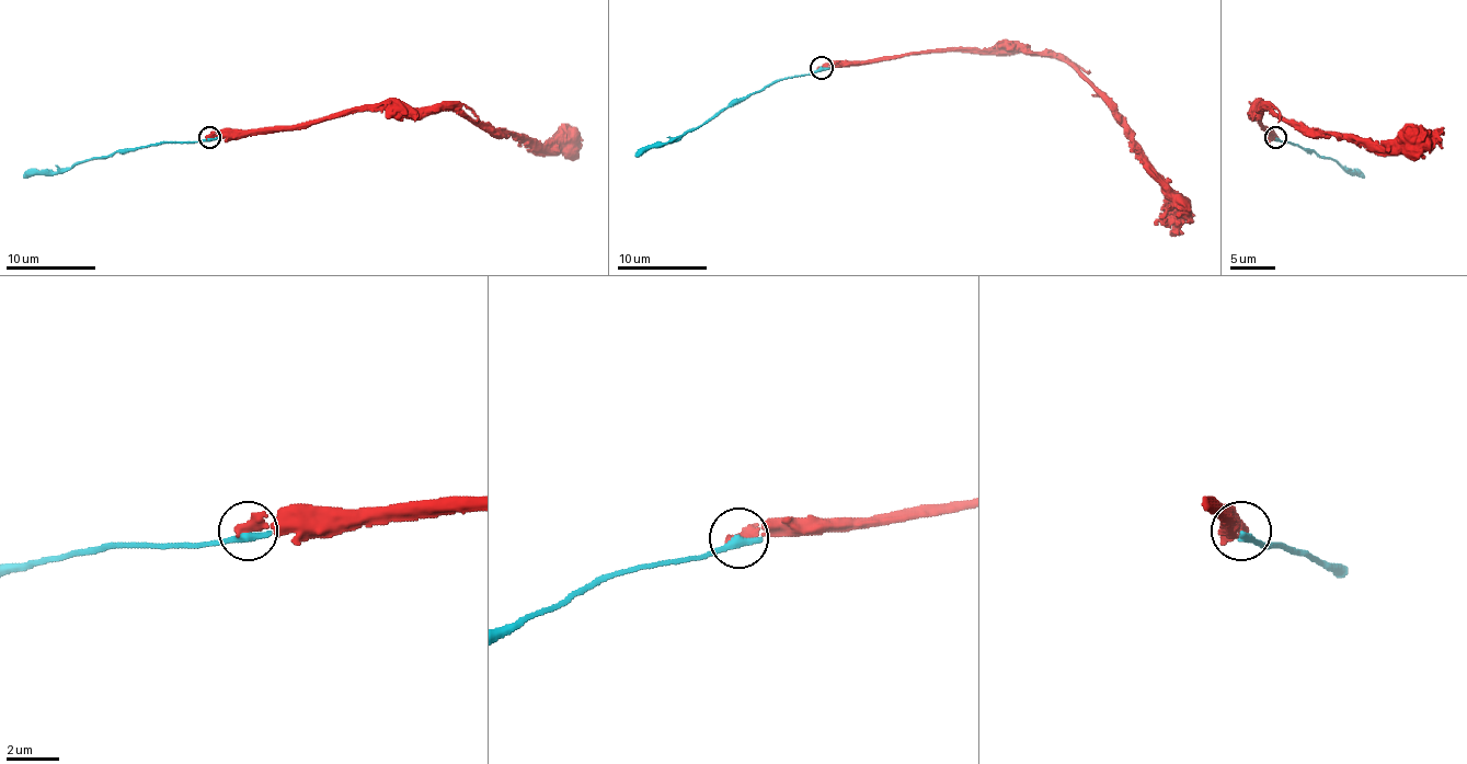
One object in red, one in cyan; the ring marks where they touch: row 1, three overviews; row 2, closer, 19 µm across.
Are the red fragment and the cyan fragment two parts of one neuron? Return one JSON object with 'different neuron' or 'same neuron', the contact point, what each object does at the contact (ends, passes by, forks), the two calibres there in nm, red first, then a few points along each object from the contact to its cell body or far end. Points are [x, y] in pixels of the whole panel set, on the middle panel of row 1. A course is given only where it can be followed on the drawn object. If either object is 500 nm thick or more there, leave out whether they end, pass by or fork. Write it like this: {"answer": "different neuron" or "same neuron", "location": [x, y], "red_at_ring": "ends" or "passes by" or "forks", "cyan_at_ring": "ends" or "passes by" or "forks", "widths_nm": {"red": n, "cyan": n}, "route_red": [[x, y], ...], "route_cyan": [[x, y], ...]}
{"answer": "different neuron", "location": [822, 68], "red_at_ring": "ends", "cyan_at_ring": "ends", "widths_nm": {"red": 440, "cyan": 380}, "route_red": [[821, 67], [910, 54], [1058, 54], [1157, 172], [1168, 195], [1168, 219], [1179, 236]], "route_cyan": [[821, 67], [810, 73], [774, 80], [752, 94], [733, 99], [700, 125], [668, 141], [645, 146], [634, 157]]}

